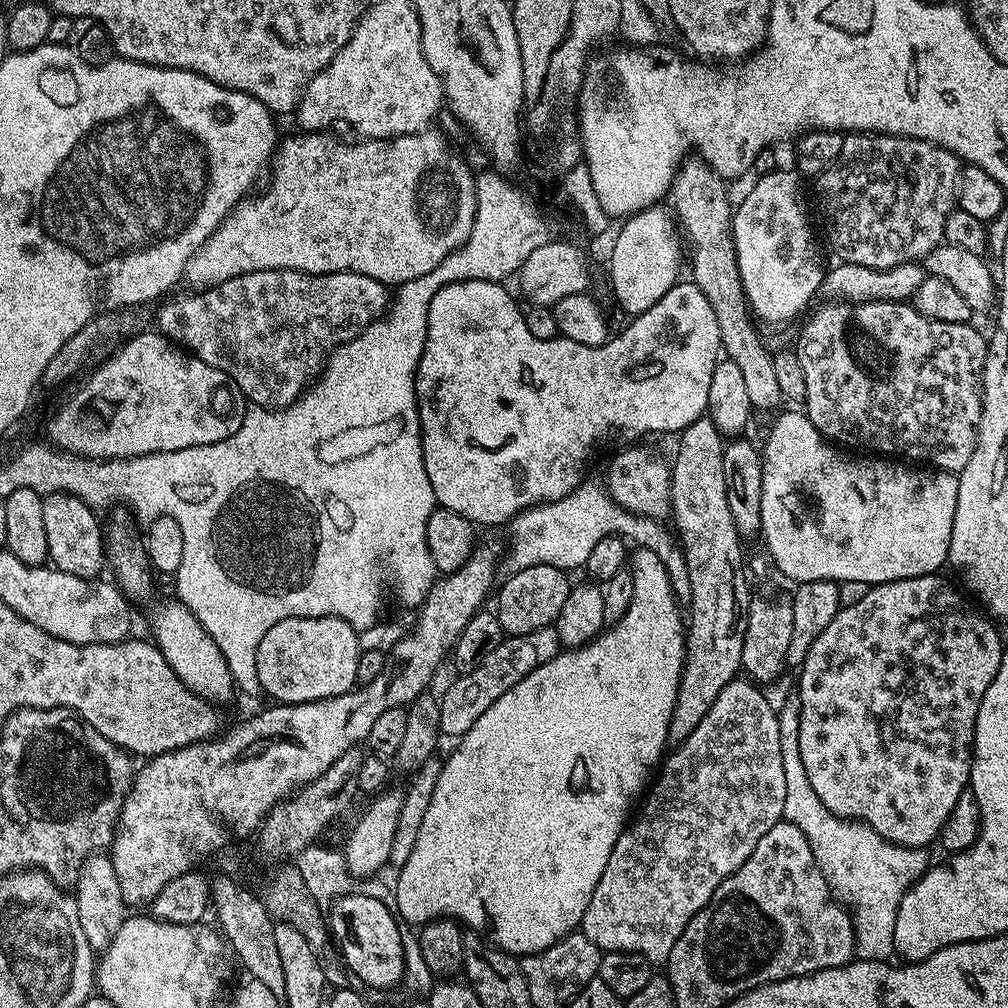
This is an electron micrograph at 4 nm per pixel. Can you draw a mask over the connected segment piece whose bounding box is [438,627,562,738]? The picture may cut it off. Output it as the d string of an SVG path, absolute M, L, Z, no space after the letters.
M555 627L534 630L525 636L508 636L500 643L498 650L493 650L487 656L486 662L479 664L472 672L457 675L457 680L445 690L444 697L439 697L439 731L453 738L464 736L466 730L470 730L470 726L474 726L474 722L478 722L478 718L482 718L482 714L486 714L486 710L490 710L490 706L498 702L502 694L506 694L506 690L522 682L522 678L526 678L526 674L538 666L553 660L561 650Z

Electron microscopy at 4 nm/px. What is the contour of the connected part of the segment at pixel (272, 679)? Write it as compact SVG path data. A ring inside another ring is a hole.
M291 616L276 622L263 636L255 655L261 691L281 704L305 704L337 697L352 690L357 683L357 659L361 650L358 632L345 619L333 616Z

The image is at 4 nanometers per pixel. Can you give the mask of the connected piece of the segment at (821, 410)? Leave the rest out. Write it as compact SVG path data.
M908 302L825 304L825 308L813 311L803 321L804 329L794 344L806 382L802 404L810 422L814 422L825 440L845 449L903 458L942 472L959 474L976 449L984 409L982 381L988 357L985 333L983 336L971 323L955 324L926 318Z

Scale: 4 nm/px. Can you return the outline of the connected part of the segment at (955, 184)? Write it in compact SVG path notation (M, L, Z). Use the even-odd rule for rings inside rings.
M847 133L843 140L842 152L839 158L816 178L818 202L822 214L824 230L828 242L836 257L841 263L859 264L859 266L868 266L874 269L890 269L900 263L910 261L921 261L929 255L939 245L943 243L946 226L946 218L955 211L958 202L958 191L960 174L962 171L962 162L952 151L947 151L936 144L928 143L925 140L910 139L908 136L882 135L880 133Z

